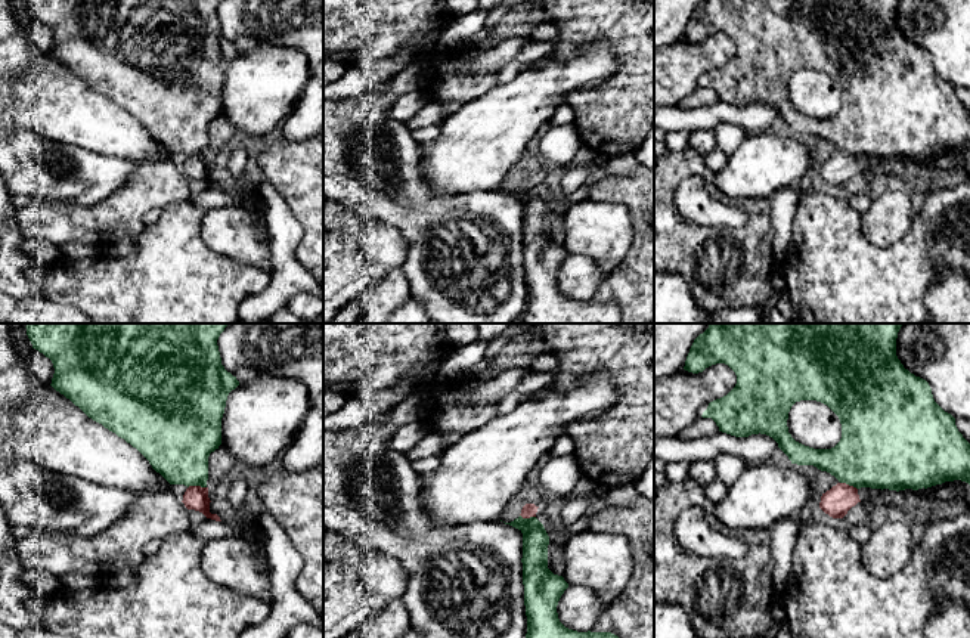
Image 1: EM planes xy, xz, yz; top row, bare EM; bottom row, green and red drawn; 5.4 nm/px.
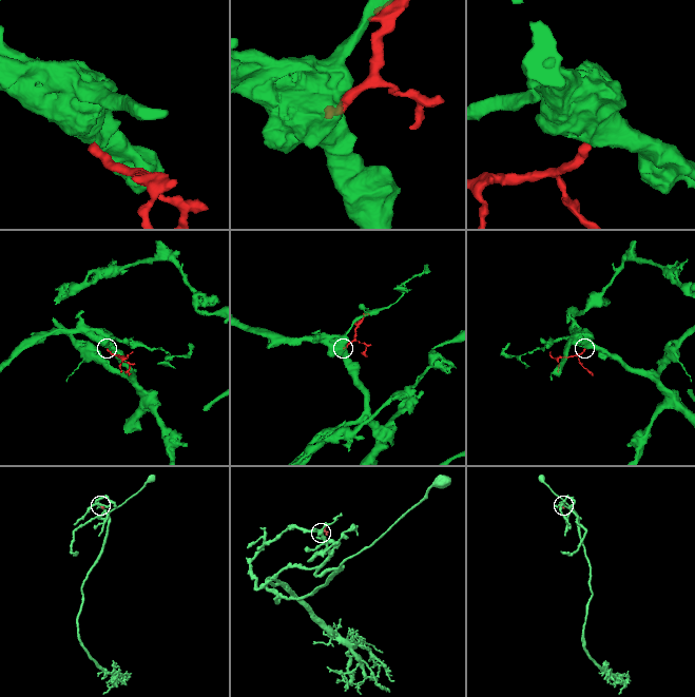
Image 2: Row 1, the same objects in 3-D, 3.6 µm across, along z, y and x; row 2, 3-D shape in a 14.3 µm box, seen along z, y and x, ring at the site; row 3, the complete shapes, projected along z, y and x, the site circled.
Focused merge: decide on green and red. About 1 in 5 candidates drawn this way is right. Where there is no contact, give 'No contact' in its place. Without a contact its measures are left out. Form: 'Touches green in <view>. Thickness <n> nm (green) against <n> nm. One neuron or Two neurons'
Touches green in xy. Thickness 360 nm (green) against 130 nm. Two neurons

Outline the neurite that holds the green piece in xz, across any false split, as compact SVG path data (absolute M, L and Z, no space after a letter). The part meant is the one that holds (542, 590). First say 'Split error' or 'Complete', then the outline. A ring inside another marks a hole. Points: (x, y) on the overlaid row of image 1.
Complete. M521 515L505 524L523 533L526 638L619 638L611 632L577 632L565 628L558 619L557 606L568 583L548 569L549 536L543 524L536 517Z

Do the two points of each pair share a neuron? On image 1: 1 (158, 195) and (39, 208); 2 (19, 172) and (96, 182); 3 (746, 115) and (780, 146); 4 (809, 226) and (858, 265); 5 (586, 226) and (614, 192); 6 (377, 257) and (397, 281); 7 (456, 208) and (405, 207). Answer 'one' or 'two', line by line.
1: one
2: one
3: two
4: one
5: two
6: two
7: one

